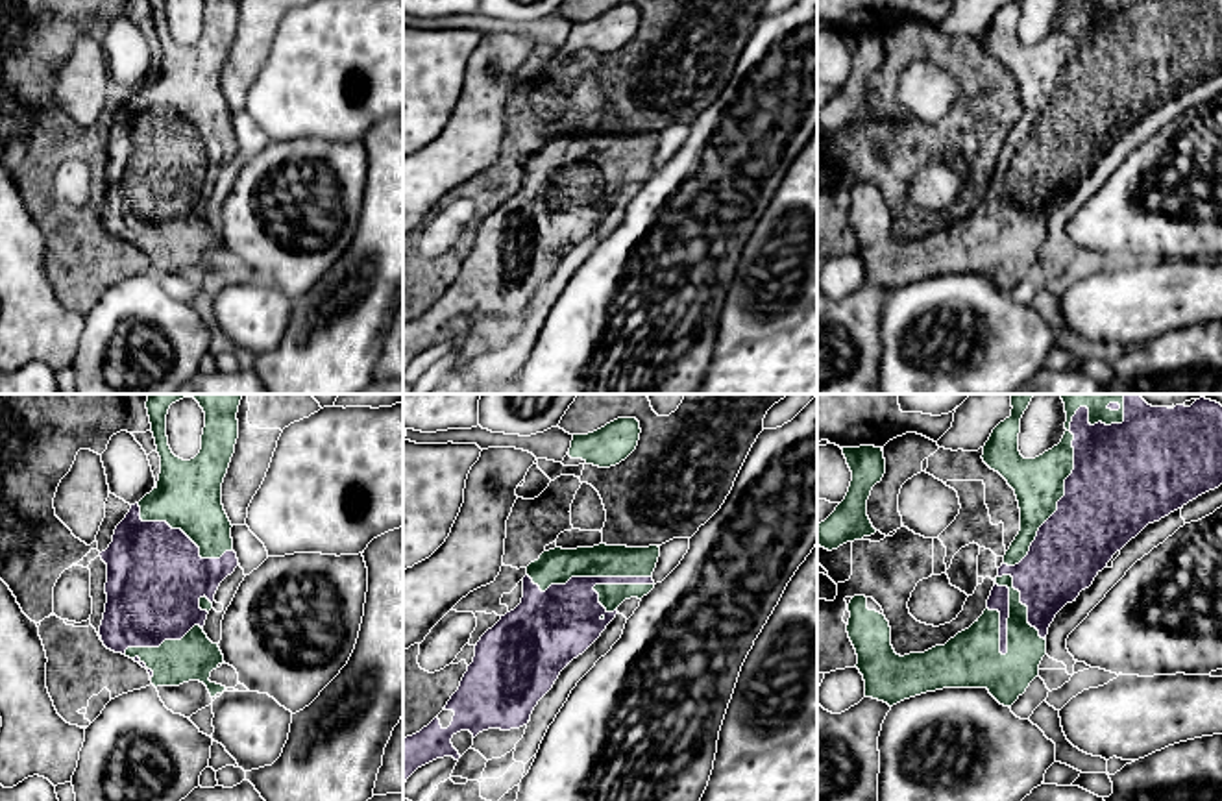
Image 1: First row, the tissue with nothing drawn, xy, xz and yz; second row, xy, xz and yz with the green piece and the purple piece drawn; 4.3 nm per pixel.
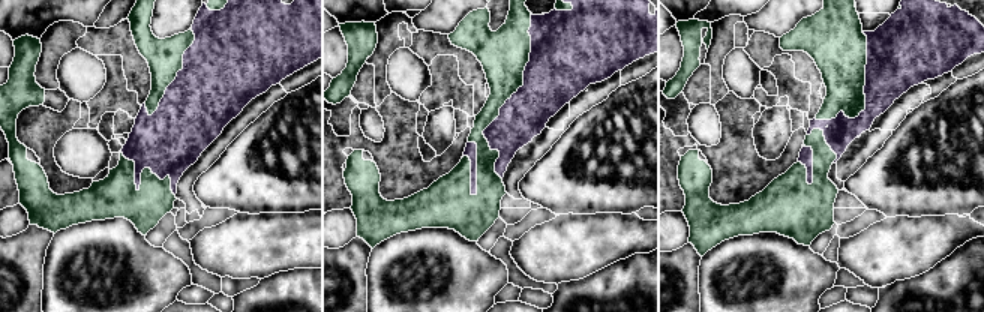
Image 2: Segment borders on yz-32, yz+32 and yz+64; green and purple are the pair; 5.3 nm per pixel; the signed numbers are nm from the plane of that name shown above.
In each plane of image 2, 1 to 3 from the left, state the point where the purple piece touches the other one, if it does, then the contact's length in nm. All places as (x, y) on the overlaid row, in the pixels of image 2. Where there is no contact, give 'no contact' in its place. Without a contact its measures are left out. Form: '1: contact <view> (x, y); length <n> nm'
1: contact yz-32 (141, 174); length 380 nm
2: contact yz+32 (509, 98); length 900 nm
3: contact yz+64 (864, 95); length 550 nm

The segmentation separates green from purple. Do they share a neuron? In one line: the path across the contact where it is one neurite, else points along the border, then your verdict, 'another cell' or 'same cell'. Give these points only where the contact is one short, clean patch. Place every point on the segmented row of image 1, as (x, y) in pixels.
same cell

